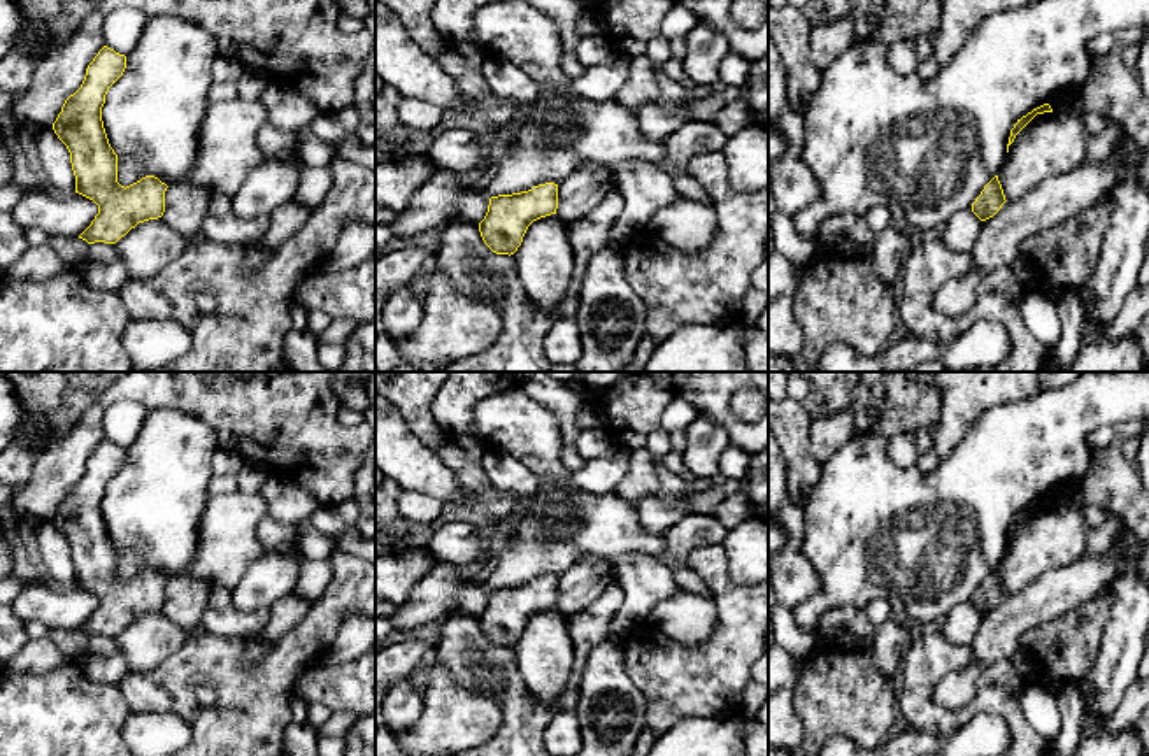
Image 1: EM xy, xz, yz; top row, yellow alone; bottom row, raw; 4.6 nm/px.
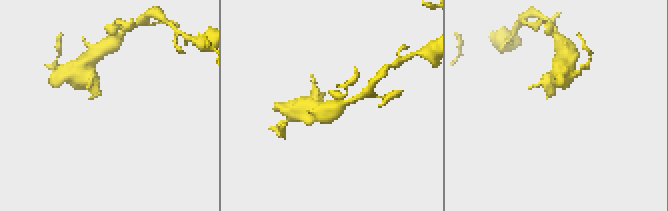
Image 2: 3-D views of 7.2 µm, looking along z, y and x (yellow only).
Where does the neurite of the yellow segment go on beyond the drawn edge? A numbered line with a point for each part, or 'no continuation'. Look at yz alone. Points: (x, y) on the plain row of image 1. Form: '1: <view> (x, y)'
no continuation

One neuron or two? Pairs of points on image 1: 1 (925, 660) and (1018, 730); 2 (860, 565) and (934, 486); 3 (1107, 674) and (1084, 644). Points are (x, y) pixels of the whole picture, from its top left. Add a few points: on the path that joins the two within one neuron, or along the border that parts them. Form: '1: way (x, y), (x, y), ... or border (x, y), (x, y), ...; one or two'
1: way (925, 695), (941, 716), (990, 706); one
2: way (881, 544), (921, 507); one
3: border (1107, 620), (1099, 655), (1084, 677); two

